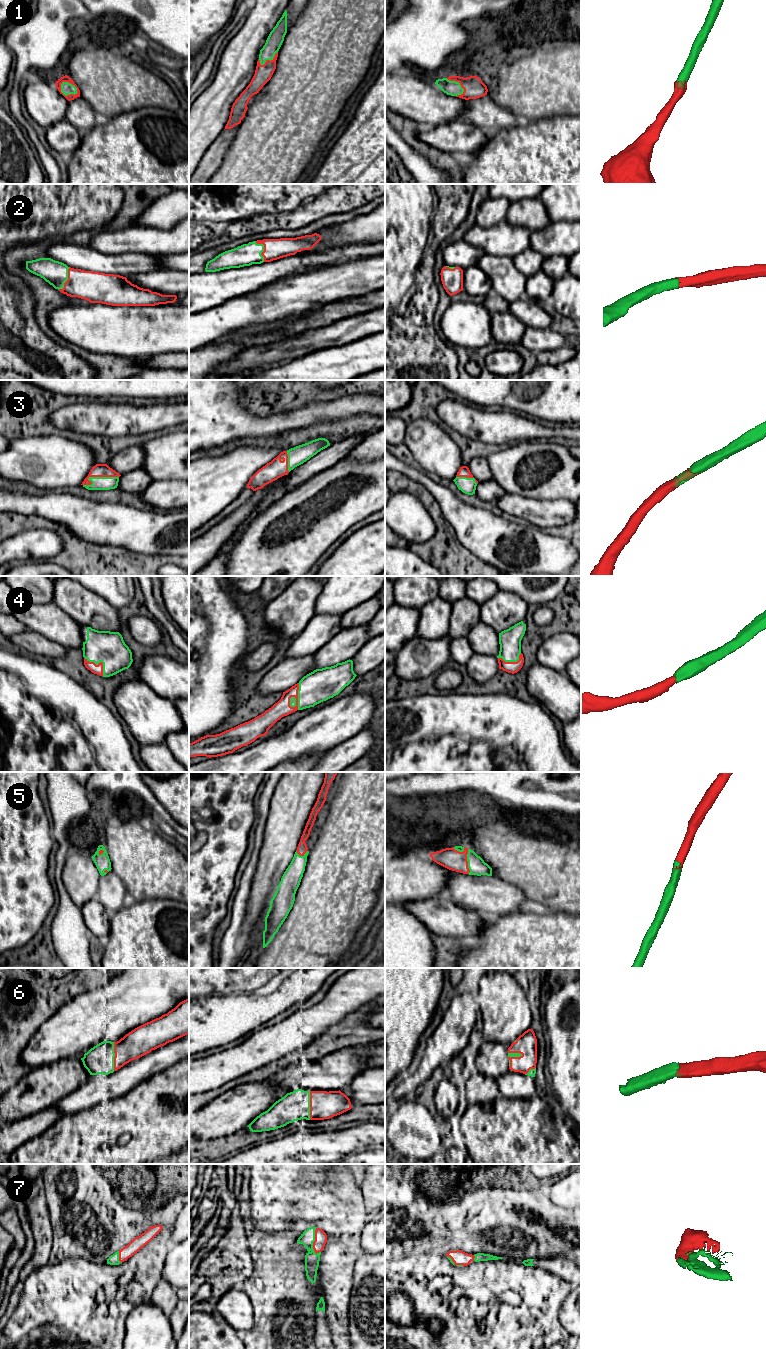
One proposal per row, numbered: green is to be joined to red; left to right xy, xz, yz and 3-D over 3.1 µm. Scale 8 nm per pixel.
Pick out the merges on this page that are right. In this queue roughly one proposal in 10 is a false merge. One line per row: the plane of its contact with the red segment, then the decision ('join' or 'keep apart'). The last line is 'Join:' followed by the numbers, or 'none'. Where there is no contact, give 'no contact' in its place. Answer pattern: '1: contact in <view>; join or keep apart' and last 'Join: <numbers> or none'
1: contact in xy; join
2: contact in xy; join
3: contact in xy; join
4: contact in xz; join
5: contact in yz; join
6: contact in xy; join
7: contact in xz; join
Join: 1, 2, 3, 4, 5, 6, 7

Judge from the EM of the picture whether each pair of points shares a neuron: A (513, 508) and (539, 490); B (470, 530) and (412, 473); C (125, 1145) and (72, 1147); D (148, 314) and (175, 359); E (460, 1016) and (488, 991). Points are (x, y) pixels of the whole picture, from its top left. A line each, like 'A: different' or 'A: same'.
A: different
B: same
C: same
D: different
E: different

